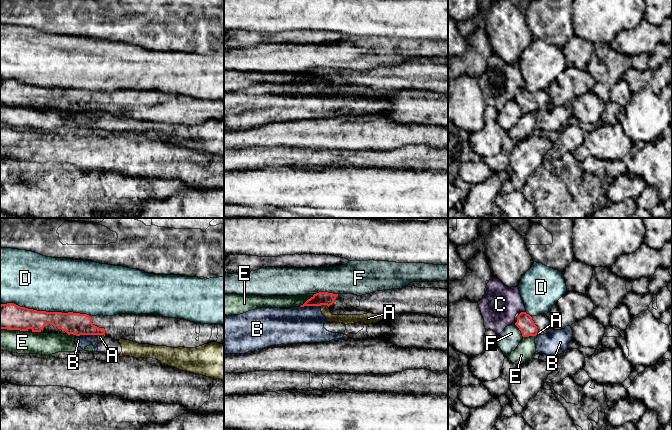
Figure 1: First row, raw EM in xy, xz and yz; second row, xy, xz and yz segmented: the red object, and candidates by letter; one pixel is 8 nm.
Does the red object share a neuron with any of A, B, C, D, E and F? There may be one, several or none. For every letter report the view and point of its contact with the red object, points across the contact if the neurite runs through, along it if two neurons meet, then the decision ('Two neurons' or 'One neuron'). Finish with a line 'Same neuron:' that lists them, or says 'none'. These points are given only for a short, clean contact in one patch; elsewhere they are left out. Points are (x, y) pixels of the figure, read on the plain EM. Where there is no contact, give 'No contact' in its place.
A: Touches red at xz (324, 80). Boundary: xz (319, 81), (326, 81), (328, 83). Two neurons
B: Touches red at xy (80, 110). Boundary: xy (85, 110), (76, 112). Two neurons
C: Touches red at yz (523, 88). Two neurons
D: Touches red at xy (45, 87). Two neurons
E: Touches red at xz (307, 76). Two neurons
F: Touches red at xz (325, 68). Two neurons
Same neuron: none

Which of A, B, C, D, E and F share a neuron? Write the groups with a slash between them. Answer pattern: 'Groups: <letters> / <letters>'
Groups: A B / C / D / E / F

